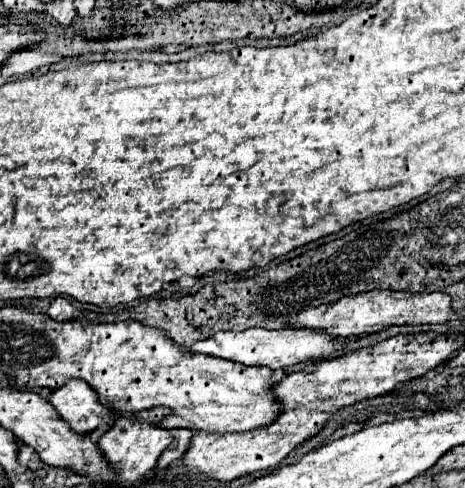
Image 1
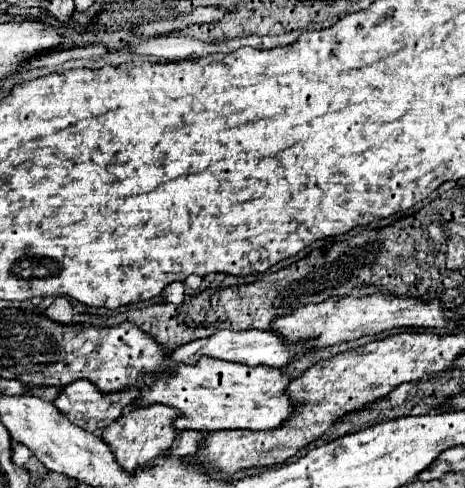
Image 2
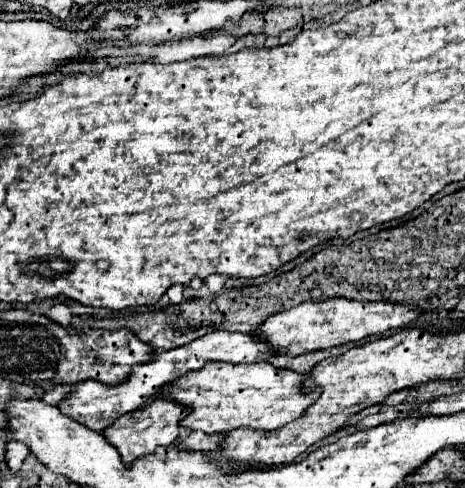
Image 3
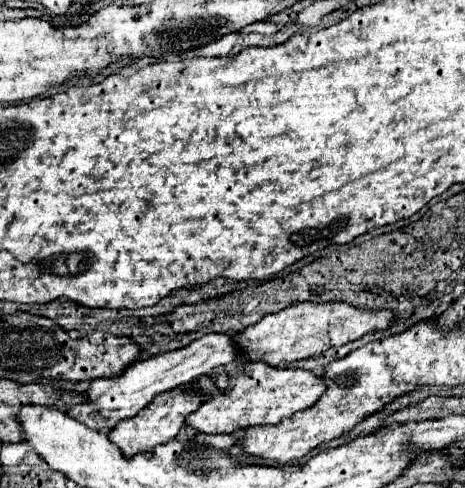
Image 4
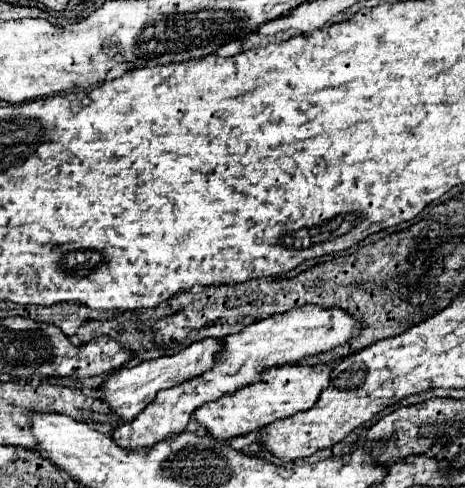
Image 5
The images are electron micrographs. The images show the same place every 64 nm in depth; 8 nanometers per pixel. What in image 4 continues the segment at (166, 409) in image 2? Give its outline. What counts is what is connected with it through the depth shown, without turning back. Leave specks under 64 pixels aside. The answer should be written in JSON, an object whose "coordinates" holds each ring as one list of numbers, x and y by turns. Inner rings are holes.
{"coordinates":[[194,382,186,384,186,386,180,386,176,390,162,392,160,396,156,396,156,400,152,400,152,404,148,404,148,408,142,408,138,416,134,416,130,420,122,420,120,424,116,424,116,428,112,428,108,438,122,450,122,454,126,458,134,456,142,450,152,450,154,446,176,438,180,428,186,424,186,416,192,414,206,400,208,400,208,394,204,394,200,390,196,392]]}

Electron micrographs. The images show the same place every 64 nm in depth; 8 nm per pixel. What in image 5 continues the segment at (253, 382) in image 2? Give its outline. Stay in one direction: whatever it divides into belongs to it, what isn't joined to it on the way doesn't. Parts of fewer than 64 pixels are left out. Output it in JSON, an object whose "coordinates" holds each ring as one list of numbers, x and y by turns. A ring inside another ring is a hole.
{"coordinates":[[284,364,284,366,268,368,258,384,244,386,234,394,224,394,222,398,200,406,196,410,196,420,198,424,206,426,206,430,214,438,220,438,220,440,228,440,228,438,236,438,236,436,260,430,280,418,290,418,296,412,310,410,316,404,320,392,328,388,330,372,332,372,332,366,312,368,302,364]]}

